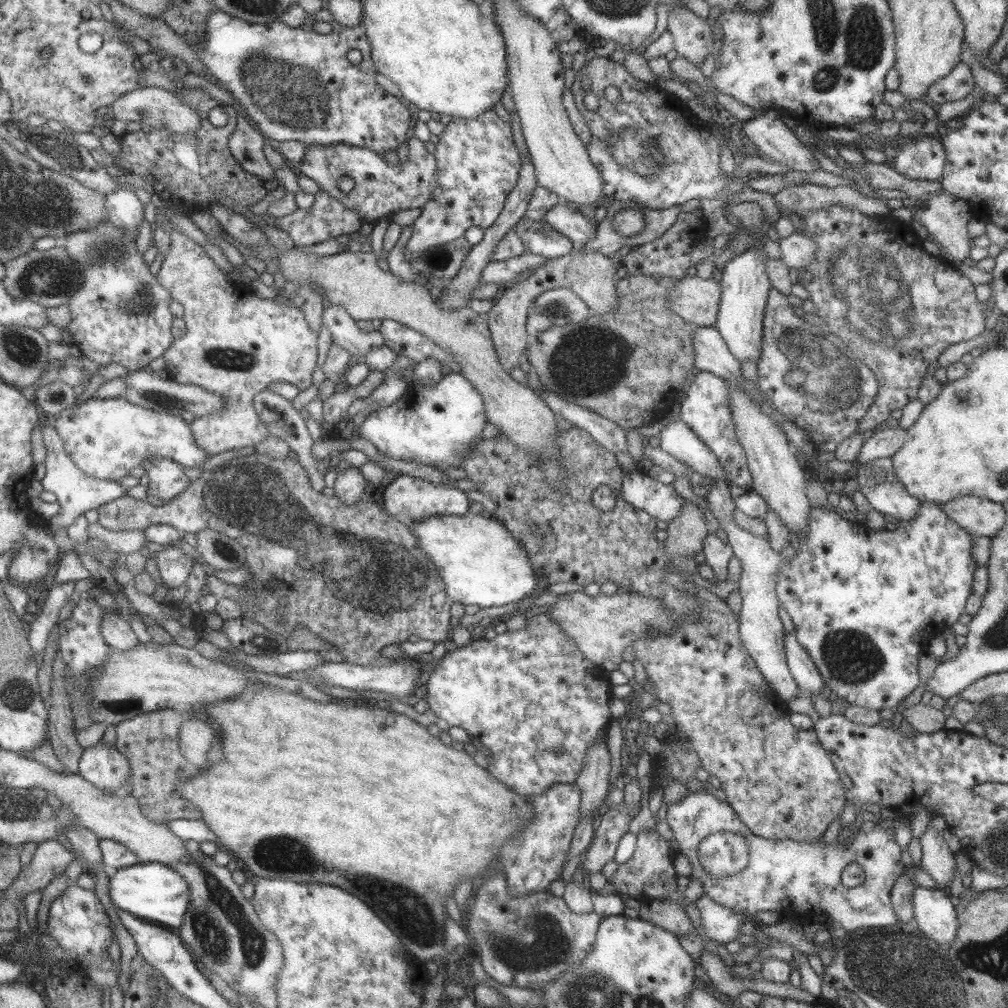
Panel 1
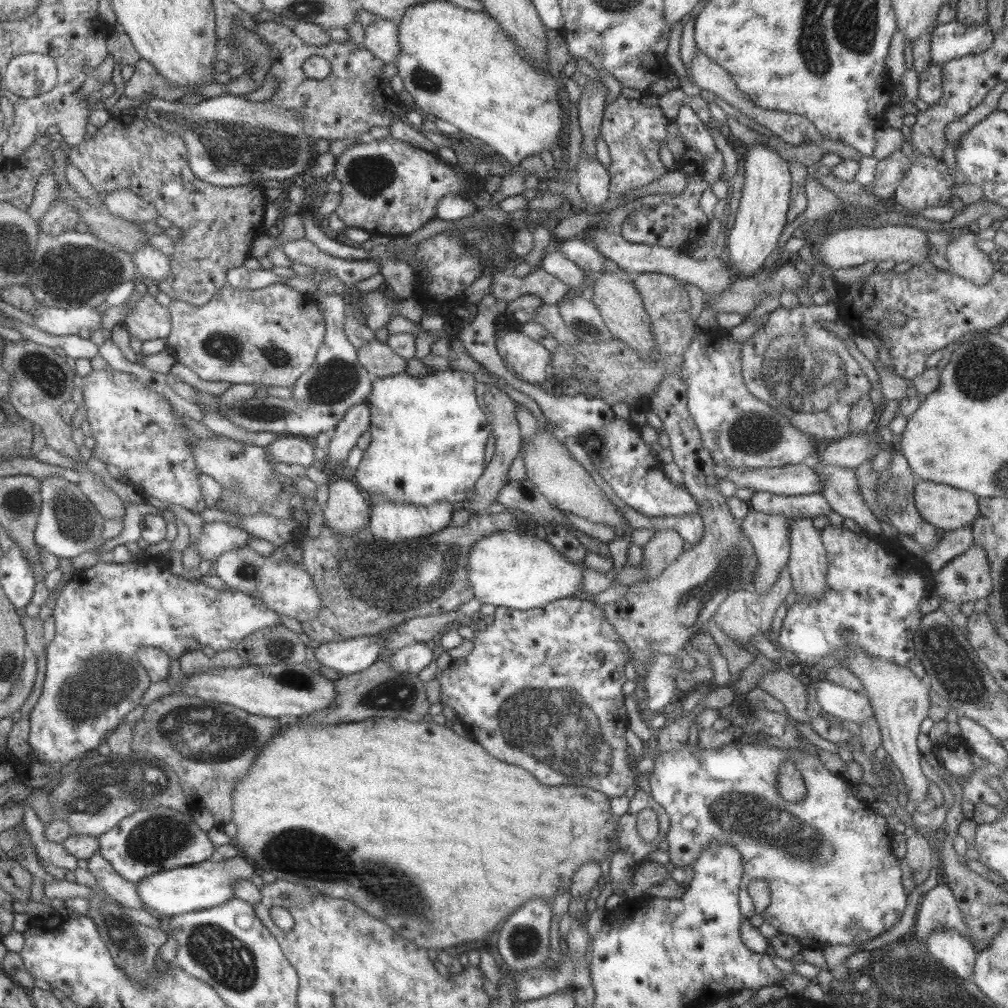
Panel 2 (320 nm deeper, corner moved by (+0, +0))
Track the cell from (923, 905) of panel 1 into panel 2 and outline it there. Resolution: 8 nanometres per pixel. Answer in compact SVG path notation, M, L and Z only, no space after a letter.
M938 930L926 938L925 945L932 959L945 970L969 981L978 953L971 941L954 930Z

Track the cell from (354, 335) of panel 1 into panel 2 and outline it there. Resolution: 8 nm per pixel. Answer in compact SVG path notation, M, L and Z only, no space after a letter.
M372 340L356 349L359 364L370 373L371 380L403 373L406 367L406 360L397 356L387 343Z

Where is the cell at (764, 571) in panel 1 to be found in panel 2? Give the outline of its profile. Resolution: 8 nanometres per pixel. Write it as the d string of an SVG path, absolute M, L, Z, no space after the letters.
M749 508L748 513L740 521L743 534L752 544L758 560L757 573L754 573L753 592L759 596L765 596L769 592L769 588L779 578L780 570L786 567L790 553L790 519L782 514L765 514Z

